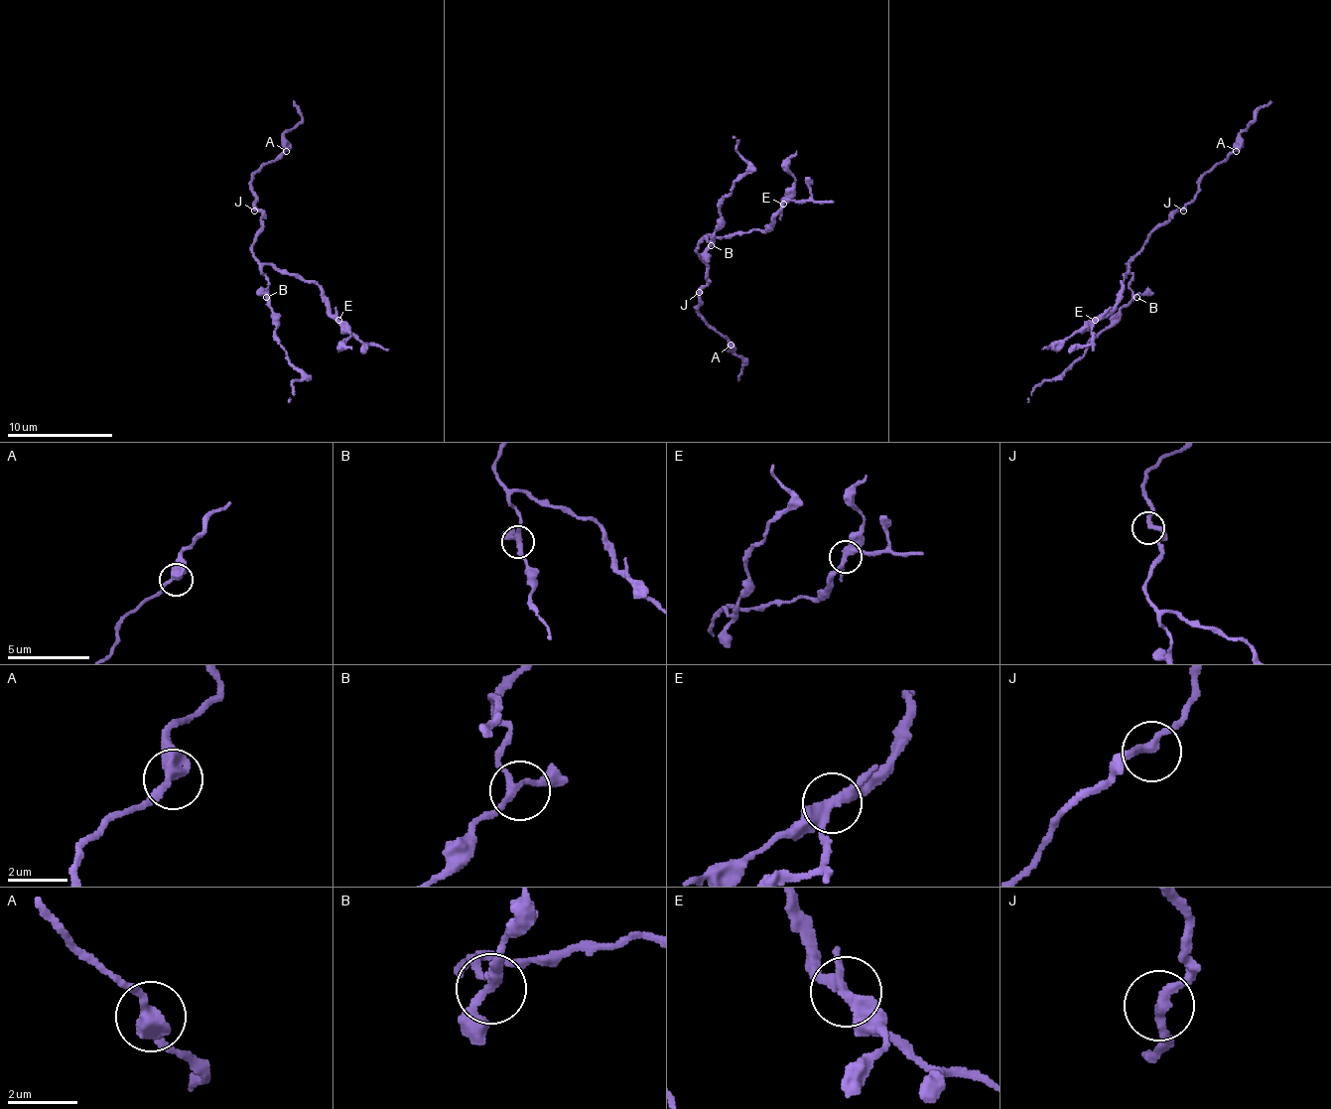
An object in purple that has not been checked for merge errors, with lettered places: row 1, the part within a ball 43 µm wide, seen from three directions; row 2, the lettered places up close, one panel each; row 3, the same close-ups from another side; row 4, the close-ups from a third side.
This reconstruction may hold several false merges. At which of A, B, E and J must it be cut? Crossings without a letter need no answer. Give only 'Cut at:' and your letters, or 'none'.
Cut at: E

